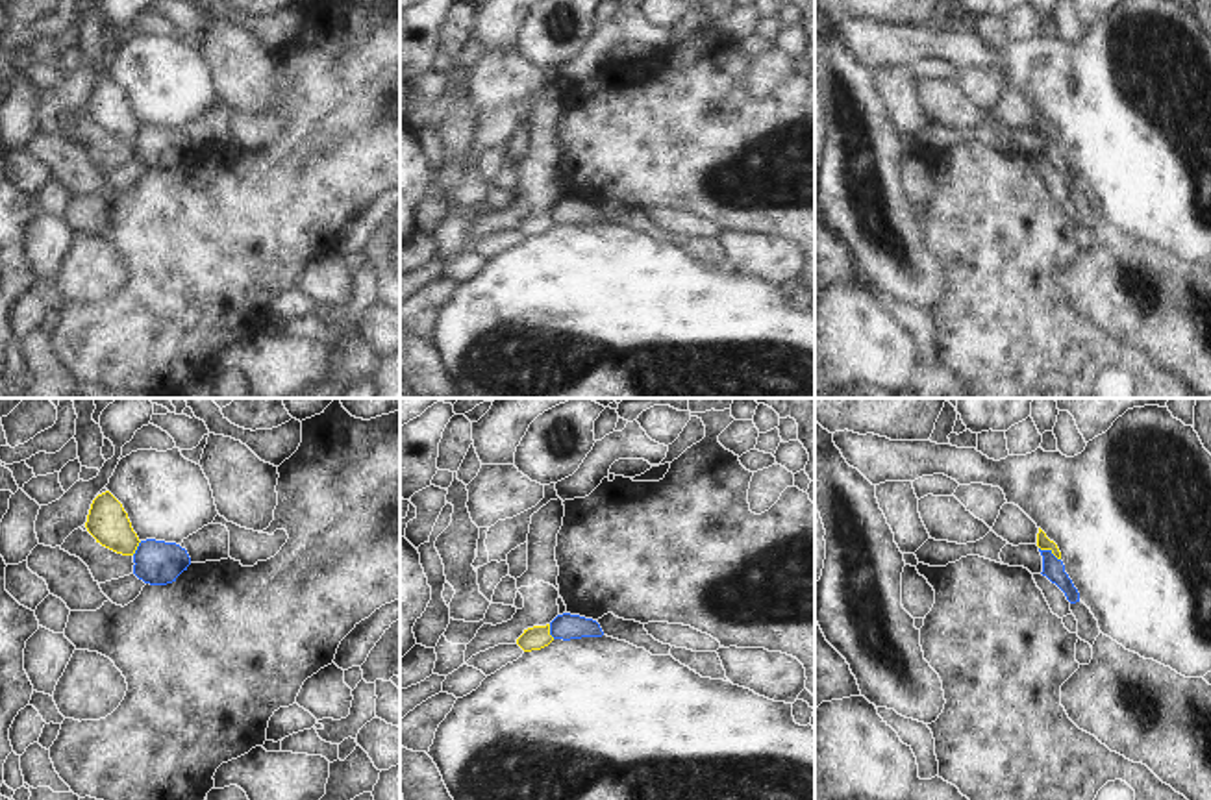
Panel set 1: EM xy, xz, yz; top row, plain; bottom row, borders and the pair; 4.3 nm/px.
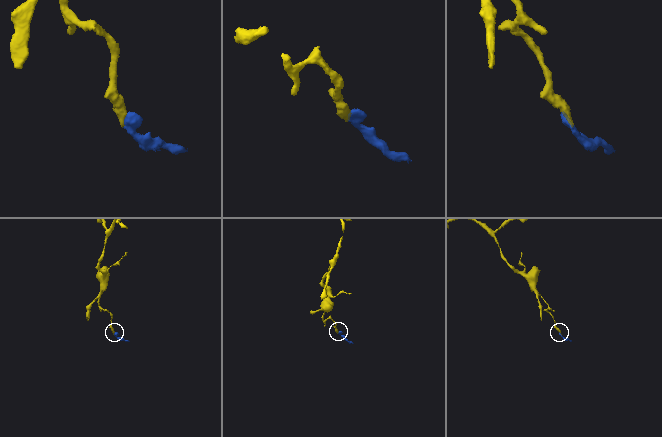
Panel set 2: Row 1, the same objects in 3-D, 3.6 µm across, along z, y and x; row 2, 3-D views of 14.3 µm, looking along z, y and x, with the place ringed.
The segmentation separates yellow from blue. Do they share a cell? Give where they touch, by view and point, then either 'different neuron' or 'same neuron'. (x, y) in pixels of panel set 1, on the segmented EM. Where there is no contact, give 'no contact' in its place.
yz (1052, 552) | different neuron

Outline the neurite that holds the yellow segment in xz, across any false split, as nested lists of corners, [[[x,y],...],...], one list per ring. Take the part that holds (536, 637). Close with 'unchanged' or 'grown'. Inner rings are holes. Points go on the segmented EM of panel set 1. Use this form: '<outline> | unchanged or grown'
[[[546,624],[524,630],[524,633],[517,639],[517,644],[524,652],[531,652],[548,646],[552,641],[554,637],[550,635],[550,624]]] | unchanged

